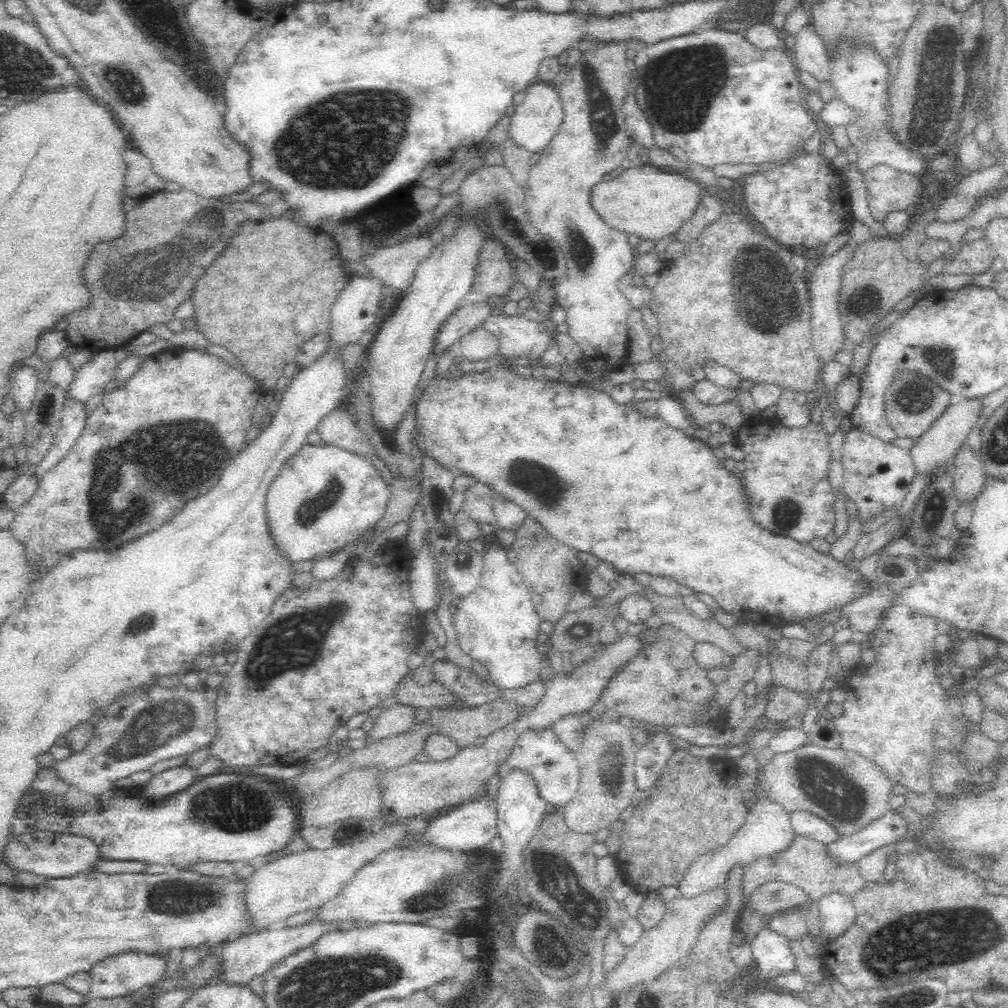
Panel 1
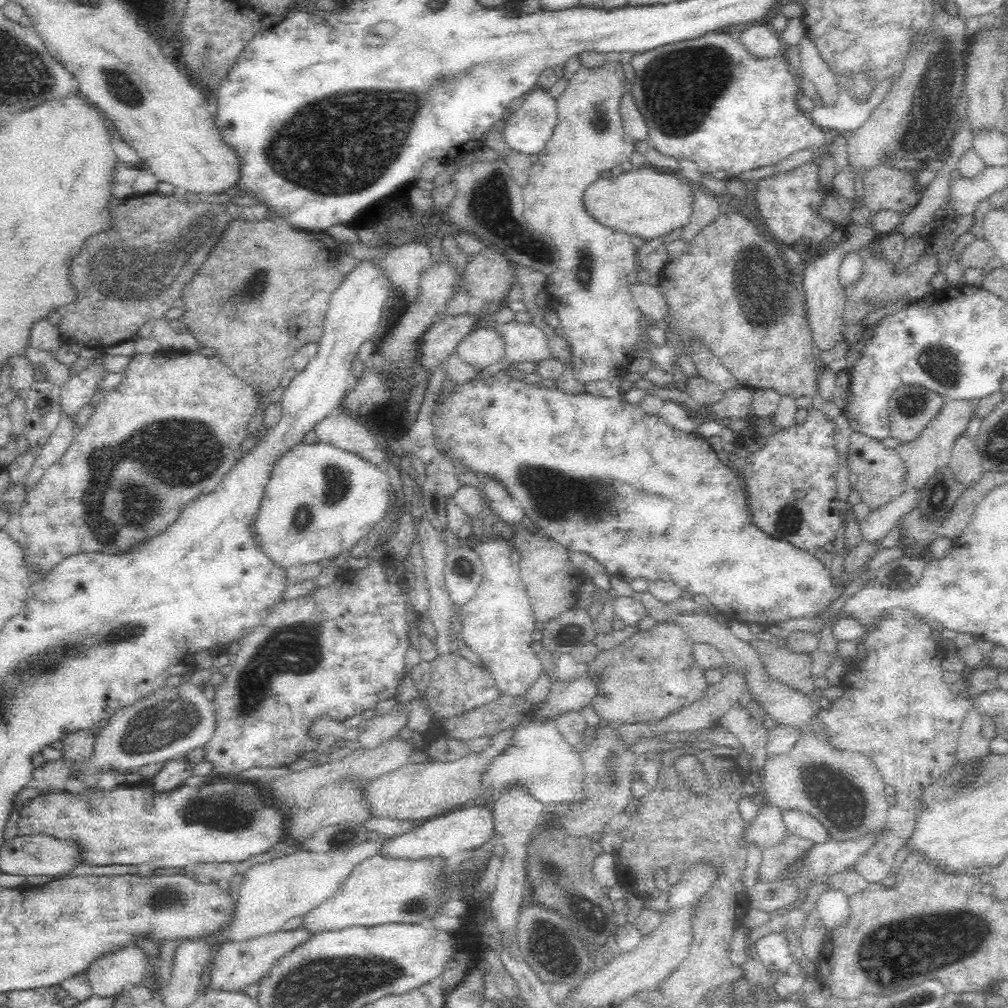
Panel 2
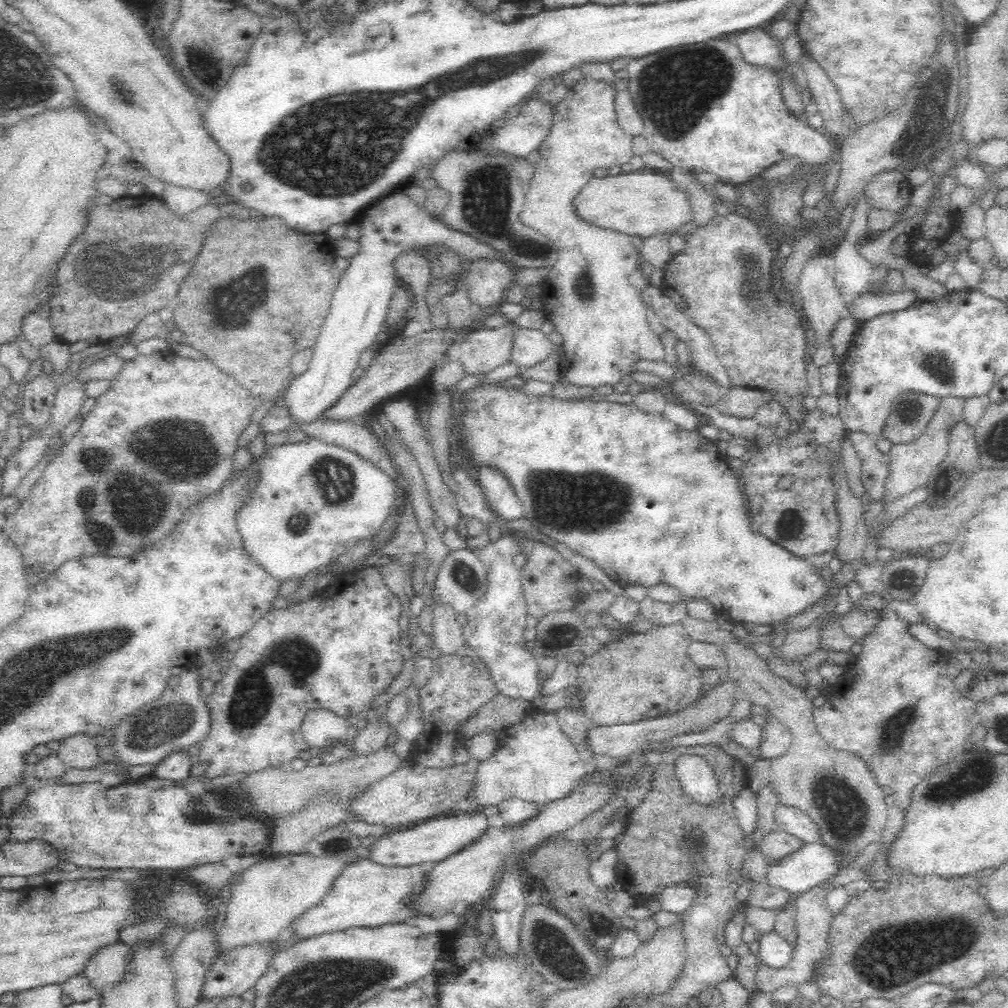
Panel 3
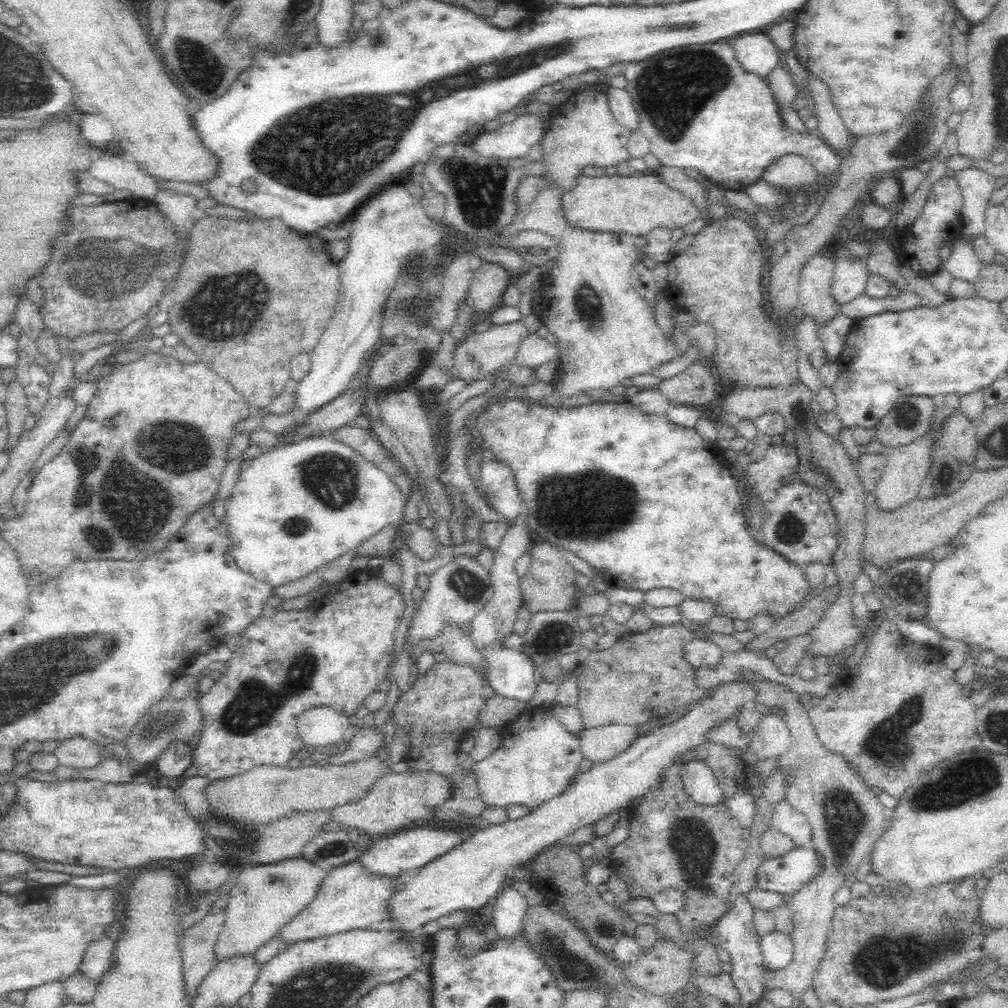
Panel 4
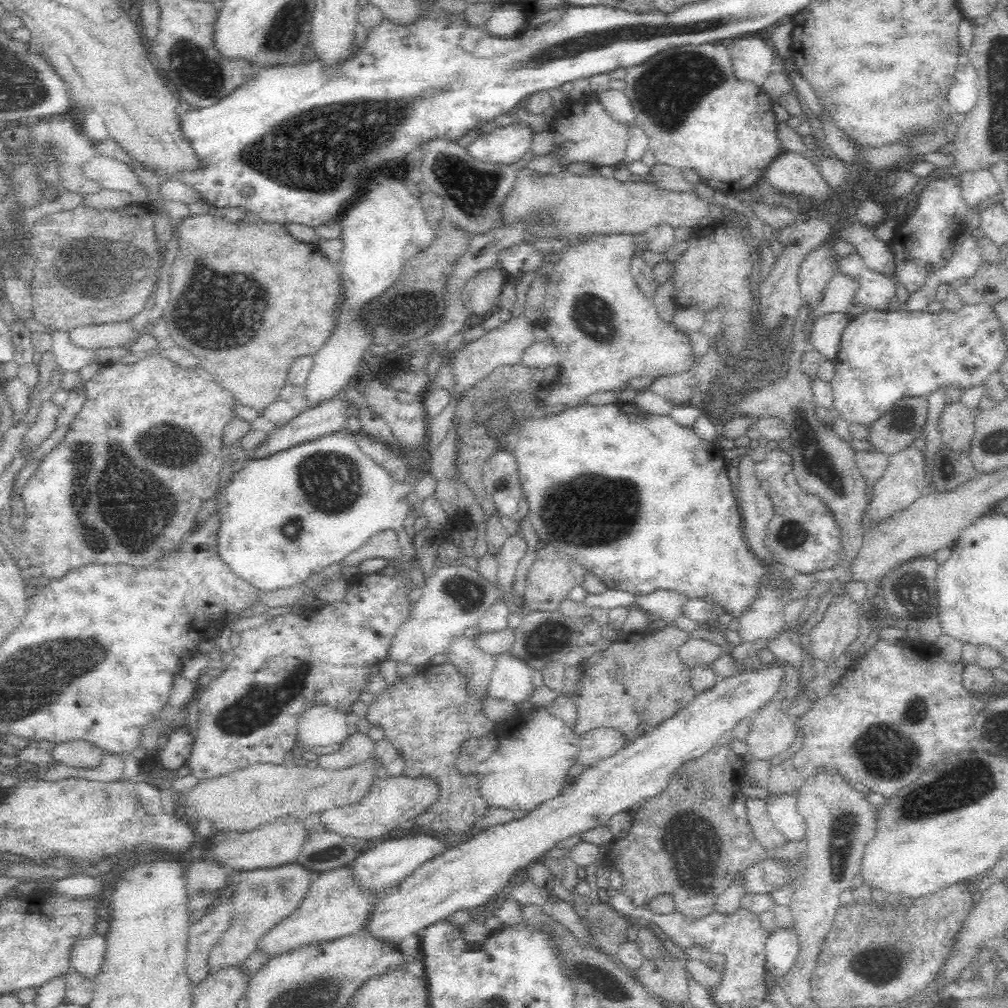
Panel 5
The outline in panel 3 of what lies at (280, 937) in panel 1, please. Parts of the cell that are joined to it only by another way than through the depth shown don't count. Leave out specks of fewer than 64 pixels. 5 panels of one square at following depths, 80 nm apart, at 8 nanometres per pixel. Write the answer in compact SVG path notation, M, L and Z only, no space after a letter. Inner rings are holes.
M294 932L291 936L286 936L286 940L272 938L272 940L254 941L252 944L235 945L230 950L224 950L222 954L220 952L207 970L202 996L238 996L252 989L274 958L284 948L297 943L300 939L304 938Z

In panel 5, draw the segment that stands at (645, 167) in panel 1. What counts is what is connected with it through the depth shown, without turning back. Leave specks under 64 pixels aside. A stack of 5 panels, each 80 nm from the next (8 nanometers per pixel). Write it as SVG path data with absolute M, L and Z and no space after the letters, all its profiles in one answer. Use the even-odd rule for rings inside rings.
M524 168L517 173L515 186L510 191L506 204L504 204L506 223L522 219L532 209L538 209L540 205L544 204L550 204L550 209L554 210L554 217L558 220L558 229L562 230L562 233L570 235L644 234L648 230L662 224L666 224L672 229L680 227L694 228L703 217L709 214L707 202L694 194L689 194L689 192L676 192L664 189L650 176L646 178L631 177L620 181L613 176L606 178L601 174L591 176L580 176L572 173L543 175Z

